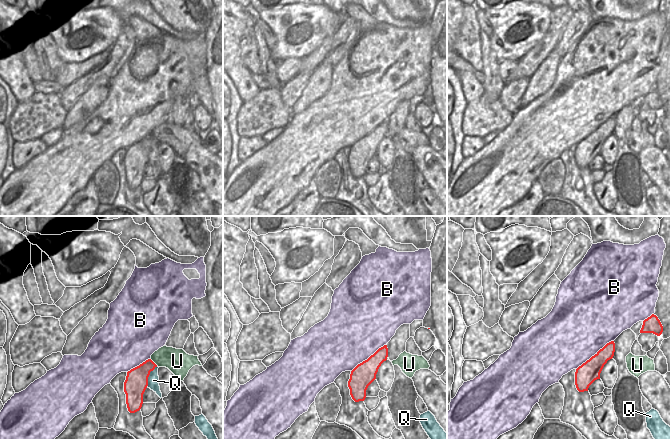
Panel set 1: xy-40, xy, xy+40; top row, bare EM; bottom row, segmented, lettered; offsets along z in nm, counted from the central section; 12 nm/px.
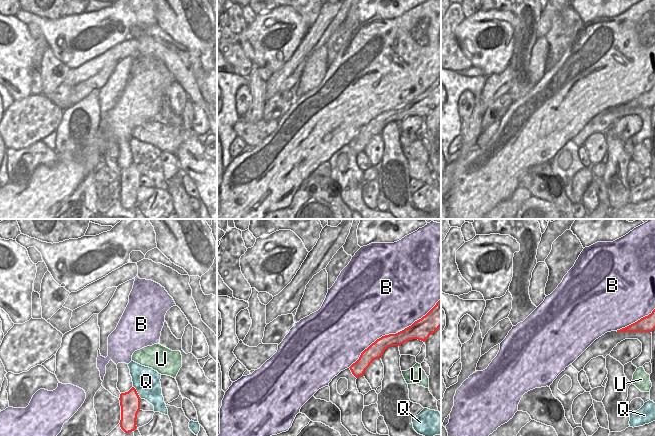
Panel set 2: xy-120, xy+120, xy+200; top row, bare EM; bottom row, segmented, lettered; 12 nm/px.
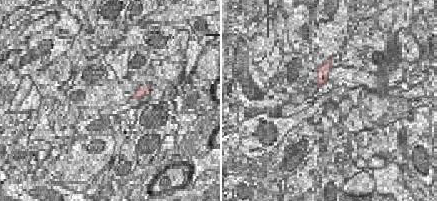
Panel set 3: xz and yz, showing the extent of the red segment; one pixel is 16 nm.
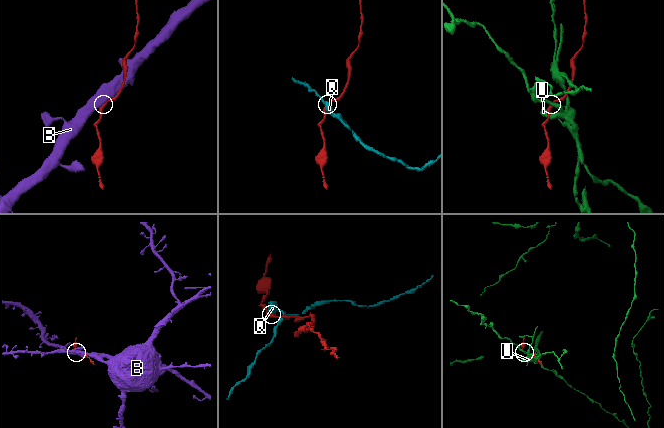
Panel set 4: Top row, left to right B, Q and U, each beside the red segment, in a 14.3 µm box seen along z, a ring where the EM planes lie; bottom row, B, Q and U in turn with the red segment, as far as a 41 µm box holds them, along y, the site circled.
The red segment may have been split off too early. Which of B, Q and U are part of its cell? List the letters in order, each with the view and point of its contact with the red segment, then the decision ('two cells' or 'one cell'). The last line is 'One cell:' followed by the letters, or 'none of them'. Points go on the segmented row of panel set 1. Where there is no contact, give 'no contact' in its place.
B: xy+40 (595, 354) | two cells
Q: xy-40 (148, 376) | two cells
U: xy-40 (153, 362) | two cells
One cell: none of them

